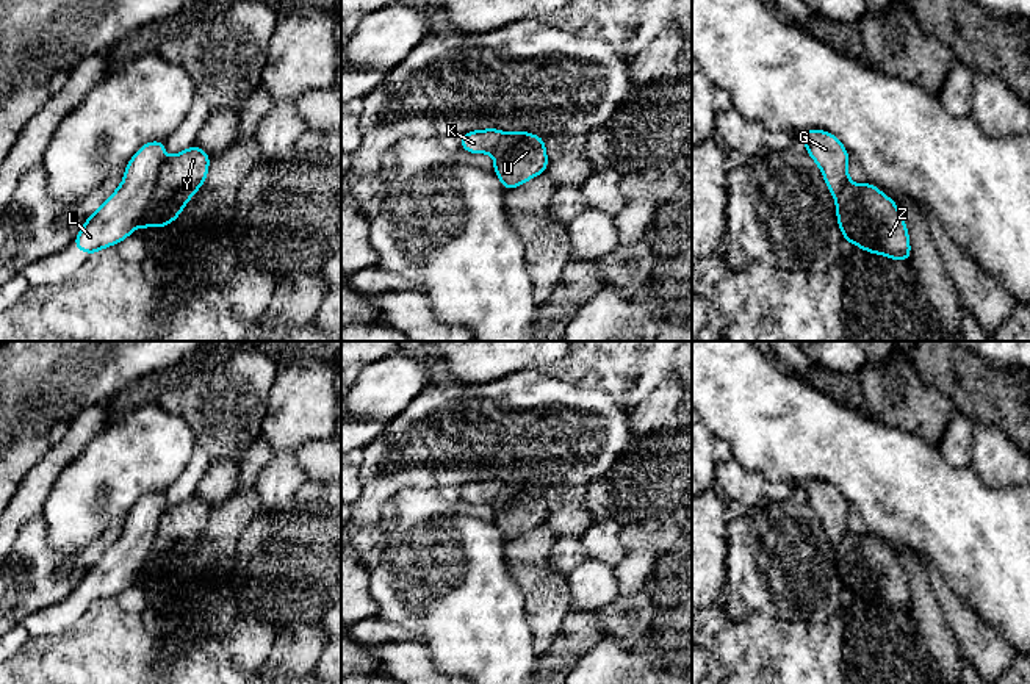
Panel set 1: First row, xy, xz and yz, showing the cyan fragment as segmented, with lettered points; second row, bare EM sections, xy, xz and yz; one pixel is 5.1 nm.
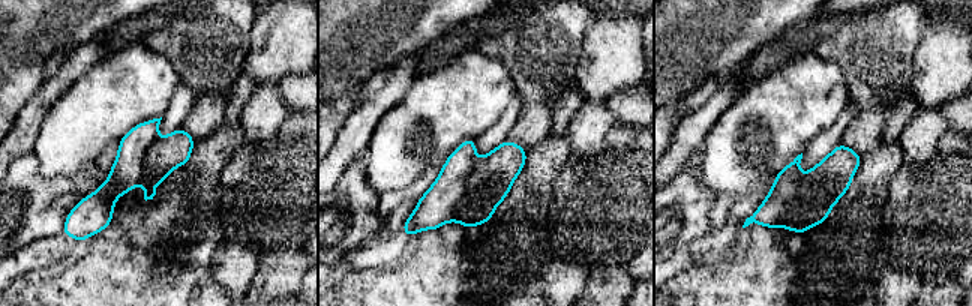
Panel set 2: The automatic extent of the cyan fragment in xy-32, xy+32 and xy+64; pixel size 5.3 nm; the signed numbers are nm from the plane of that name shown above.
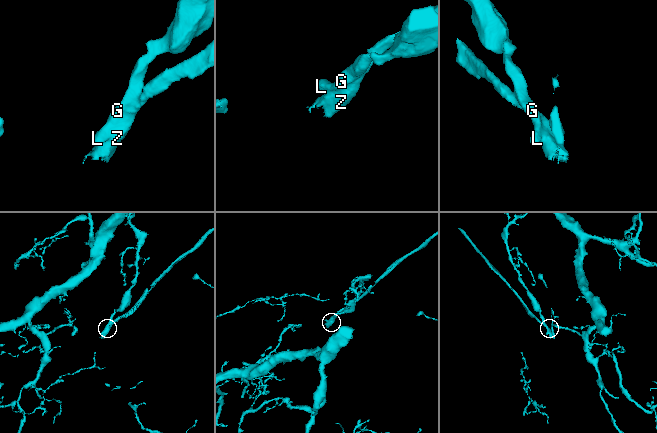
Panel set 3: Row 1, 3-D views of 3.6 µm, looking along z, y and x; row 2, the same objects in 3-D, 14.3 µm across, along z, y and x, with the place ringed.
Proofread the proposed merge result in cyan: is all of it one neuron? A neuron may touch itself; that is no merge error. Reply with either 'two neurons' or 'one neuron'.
two neurons

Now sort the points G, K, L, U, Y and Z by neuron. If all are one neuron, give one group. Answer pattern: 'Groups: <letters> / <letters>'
Groups: G K L / U Y Z

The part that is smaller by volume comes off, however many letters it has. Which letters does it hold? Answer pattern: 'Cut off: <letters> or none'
Cut off: U, Y, Z

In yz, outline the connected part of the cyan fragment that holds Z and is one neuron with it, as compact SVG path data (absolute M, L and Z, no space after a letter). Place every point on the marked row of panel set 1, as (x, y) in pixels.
M848 180L836 199L836 213L844 241L891 260L911 261L905 219L897 203L875 185Z

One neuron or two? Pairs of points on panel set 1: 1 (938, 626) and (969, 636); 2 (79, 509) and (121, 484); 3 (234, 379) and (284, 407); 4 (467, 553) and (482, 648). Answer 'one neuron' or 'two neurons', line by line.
1: two neurons
2: one neuron
3: two neurons
4: one neuron

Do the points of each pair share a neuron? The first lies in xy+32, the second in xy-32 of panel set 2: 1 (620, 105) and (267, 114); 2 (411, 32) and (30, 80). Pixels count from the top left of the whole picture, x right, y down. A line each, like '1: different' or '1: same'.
1: different
2: different

